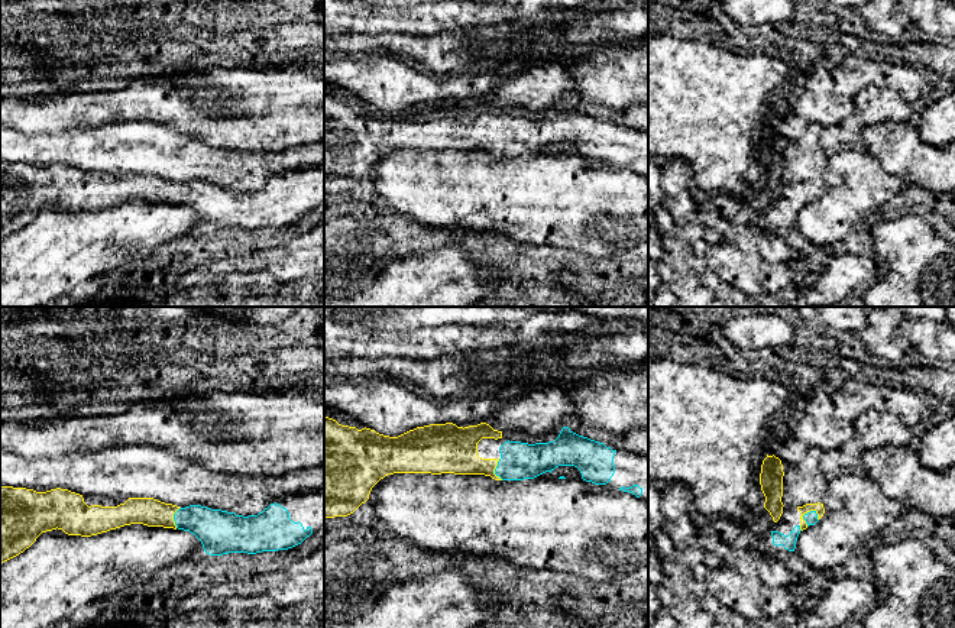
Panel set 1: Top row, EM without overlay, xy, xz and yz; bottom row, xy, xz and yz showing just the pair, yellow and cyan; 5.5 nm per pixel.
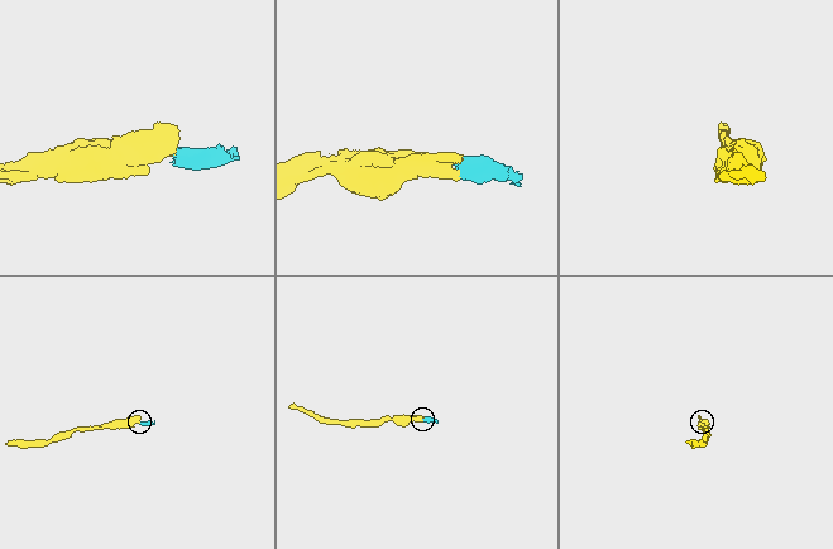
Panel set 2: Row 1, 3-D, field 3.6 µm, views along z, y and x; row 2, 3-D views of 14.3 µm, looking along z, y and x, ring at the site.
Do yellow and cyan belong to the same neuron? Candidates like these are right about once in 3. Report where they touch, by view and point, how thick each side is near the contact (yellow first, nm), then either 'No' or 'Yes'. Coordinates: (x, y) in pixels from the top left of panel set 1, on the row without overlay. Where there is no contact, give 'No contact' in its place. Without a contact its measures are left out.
Touches yellow at yz (803, 190). Thickness 50 nm (yellow) against 70 nm. Yes

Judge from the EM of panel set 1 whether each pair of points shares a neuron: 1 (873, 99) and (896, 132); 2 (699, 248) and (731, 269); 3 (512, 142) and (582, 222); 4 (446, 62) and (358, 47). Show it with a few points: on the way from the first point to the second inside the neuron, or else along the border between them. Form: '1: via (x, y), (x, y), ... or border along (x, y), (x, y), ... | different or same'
1: border along (915, 120), (881, 120), (864, 126) | different
2: via (706, 252), (724, 262) | same
3: border along (491, 152), (495, 155), (530, 155) | different
4: via (424, 49), (388, 42), (379, 44) | same

